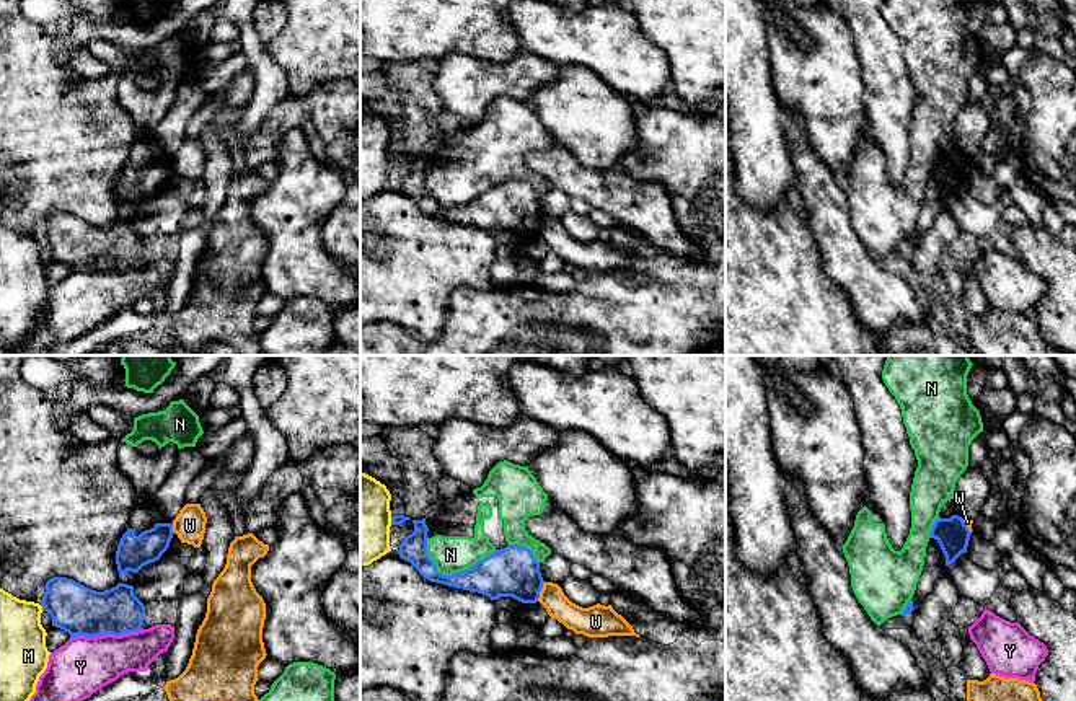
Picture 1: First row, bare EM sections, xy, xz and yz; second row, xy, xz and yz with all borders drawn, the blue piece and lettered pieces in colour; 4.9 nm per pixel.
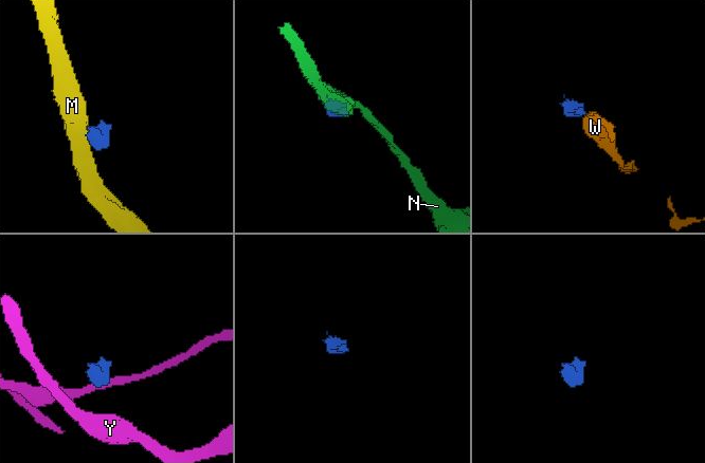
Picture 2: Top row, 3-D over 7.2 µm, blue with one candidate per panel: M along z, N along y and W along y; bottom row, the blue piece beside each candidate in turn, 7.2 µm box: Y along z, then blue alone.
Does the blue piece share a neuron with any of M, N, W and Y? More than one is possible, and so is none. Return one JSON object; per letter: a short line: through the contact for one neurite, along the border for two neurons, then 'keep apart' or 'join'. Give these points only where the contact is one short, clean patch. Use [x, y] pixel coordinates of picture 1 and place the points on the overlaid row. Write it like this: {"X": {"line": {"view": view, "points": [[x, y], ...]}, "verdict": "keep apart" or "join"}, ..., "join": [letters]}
{"M": {"verdict": "keep apart"}, "N": {"verdict": "keep apart"}, "W": {"line": {"view": "xz", "points": [[545, 582], [537, 600]]}, "verdict": "keep apart"}, "Y": {"verdict": "keep apart"}, "join": []}

